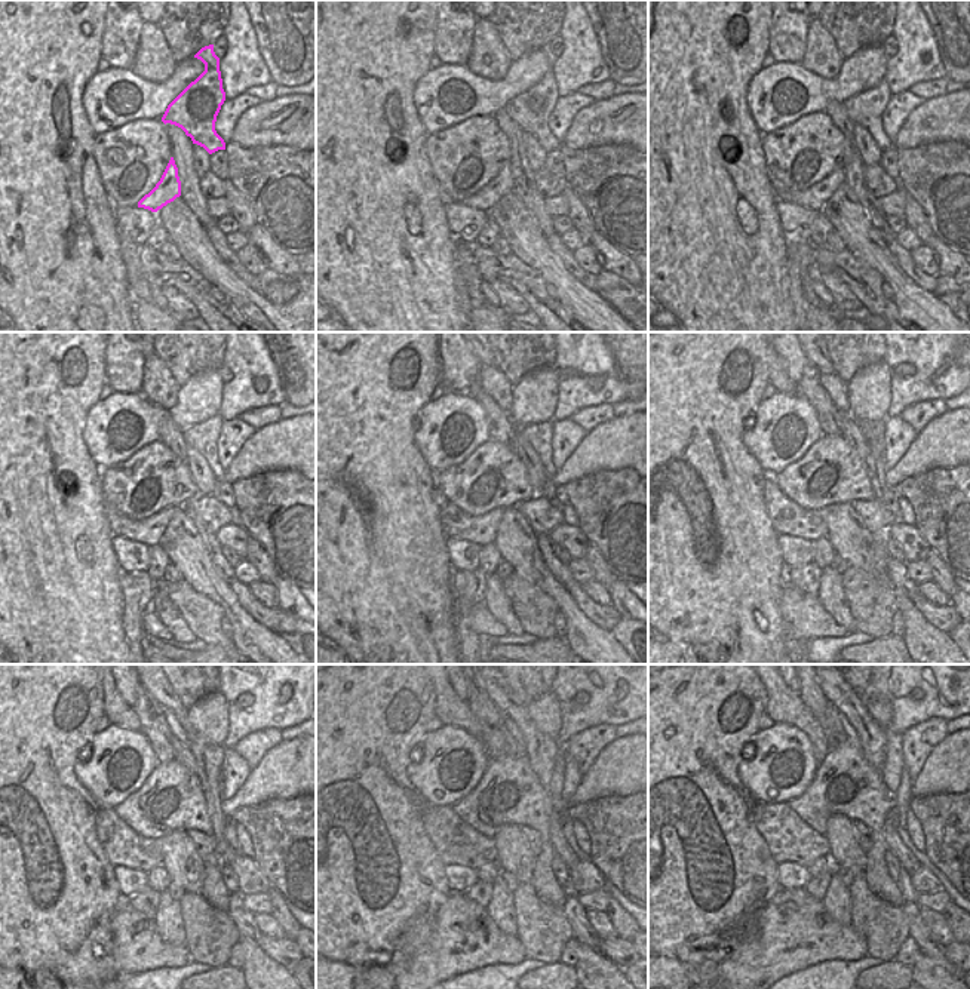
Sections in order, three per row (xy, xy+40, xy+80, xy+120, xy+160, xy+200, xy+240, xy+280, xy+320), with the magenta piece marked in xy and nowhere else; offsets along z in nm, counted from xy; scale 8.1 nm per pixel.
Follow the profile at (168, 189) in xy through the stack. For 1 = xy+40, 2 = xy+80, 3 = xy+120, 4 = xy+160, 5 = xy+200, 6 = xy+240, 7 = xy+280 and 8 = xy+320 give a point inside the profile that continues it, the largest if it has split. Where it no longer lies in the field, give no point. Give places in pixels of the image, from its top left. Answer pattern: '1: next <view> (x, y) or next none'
1: next xy+40 (500, 186)
2: next xy+80 (813, 197)
3: next xy+120 (149, 531)
4: next xy+160 (481, 530)
5: next xy+200 (788, 518)
6: next xy+240 (123, 847)
7: next xy+280 (457, 842)
8: next xy+320 (789, 838)

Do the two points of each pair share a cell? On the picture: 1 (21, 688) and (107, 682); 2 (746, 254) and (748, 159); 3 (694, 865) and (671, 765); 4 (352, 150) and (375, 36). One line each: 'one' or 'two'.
1: two
2: one
3: one
4: one

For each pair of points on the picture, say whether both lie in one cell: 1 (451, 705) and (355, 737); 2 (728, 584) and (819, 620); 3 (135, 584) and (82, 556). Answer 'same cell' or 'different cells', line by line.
1: different cells
2: different cells
3: different cells

